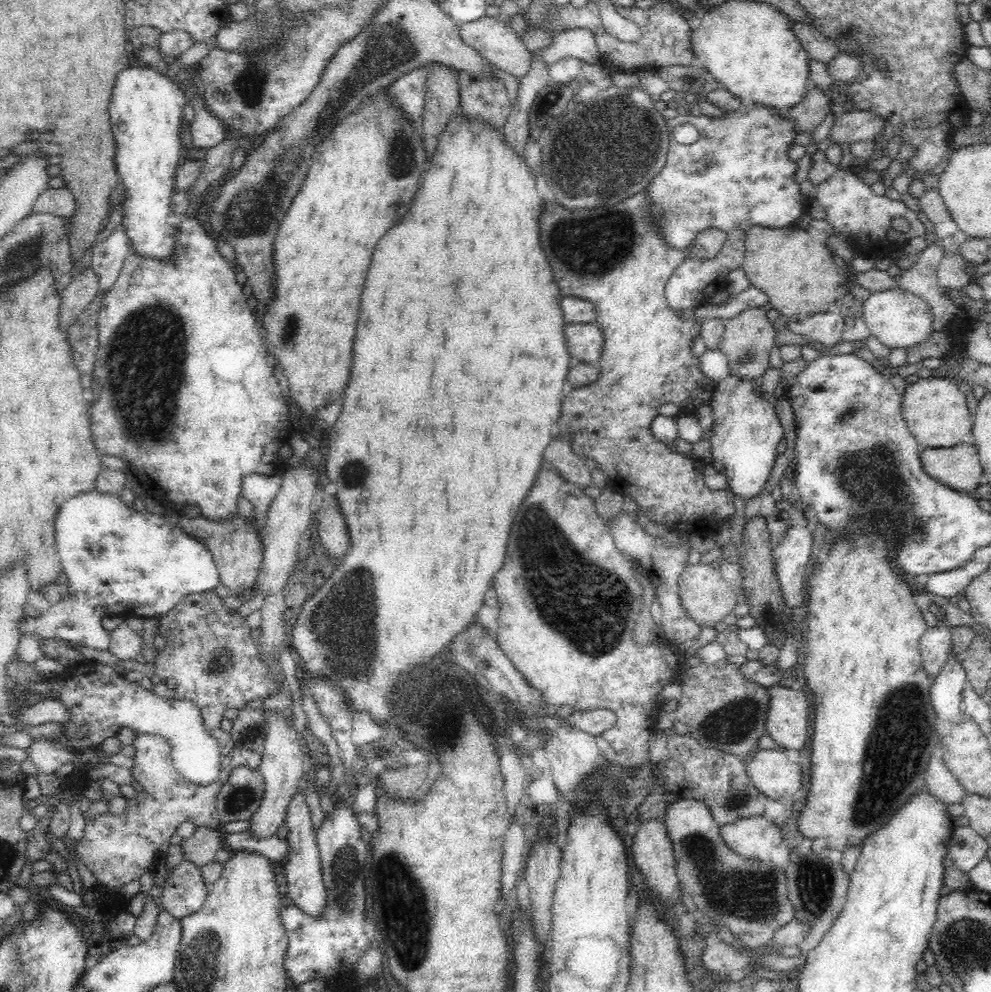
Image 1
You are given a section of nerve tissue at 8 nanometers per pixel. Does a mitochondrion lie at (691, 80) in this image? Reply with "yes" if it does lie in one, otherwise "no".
no

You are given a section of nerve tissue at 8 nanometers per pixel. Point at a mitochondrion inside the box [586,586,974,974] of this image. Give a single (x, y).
(895, 751)

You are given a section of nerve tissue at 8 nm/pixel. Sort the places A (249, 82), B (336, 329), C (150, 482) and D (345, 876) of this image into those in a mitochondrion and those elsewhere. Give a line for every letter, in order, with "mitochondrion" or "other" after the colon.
A: mitochondrion
B: other
C: mitochondrion
D: mitochondrion

